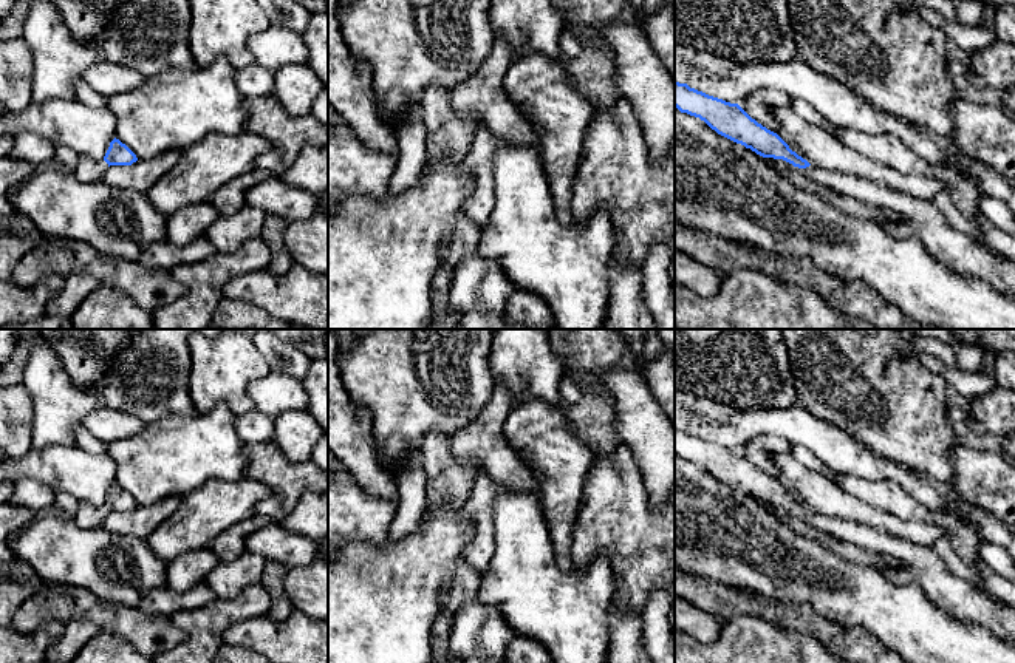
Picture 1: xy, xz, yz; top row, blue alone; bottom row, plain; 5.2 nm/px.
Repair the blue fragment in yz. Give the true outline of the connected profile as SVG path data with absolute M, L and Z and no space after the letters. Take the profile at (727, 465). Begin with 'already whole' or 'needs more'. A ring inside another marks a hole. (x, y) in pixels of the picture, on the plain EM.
needs more; M676 427L675 453L681 459L699 464L718 481L750 495L771 508L791 513L815 530L883 558L896 559L897 567L880 569L890 581L914 583L942 614L964 624L984 626L996 638L1015 643L1015 607L956 576L933 547L922 547L870 525L809 510L792 498L777 479L752 465L738 450L709 442Z

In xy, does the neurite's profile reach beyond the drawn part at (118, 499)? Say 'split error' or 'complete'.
split error

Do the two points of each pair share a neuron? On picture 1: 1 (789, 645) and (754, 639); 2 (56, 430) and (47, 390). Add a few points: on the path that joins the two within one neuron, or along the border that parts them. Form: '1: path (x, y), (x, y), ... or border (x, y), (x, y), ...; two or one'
1: path (780, 645), (763, 645); one
2: path (56, 421), (54, 399); one

